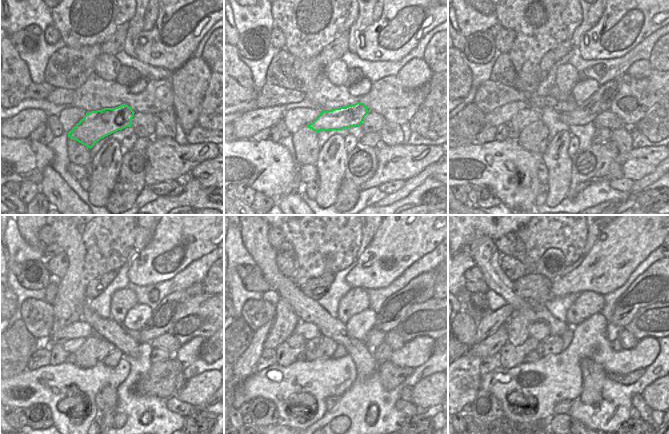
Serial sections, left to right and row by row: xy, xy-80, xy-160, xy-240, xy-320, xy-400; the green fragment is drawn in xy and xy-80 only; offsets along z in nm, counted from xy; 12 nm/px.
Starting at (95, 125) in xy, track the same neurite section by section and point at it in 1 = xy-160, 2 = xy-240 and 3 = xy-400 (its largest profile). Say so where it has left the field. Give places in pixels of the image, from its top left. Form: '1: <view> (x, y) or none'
1: xy-160 (585, 112)
2: xy-240 (165, 313)
3: xy-400 (648, 288)

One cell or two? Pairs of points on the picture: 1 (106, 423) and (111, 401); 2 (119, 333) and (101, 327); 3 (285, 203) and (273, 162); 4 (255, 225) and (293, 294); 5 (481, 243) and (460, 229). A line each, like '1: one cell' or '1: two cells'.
1: one cell
2: one cell
3: two cells
4: one cell
5: two cells

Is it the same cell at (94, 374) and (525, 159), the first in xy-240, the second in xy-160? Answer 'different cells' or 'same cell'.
same cell

